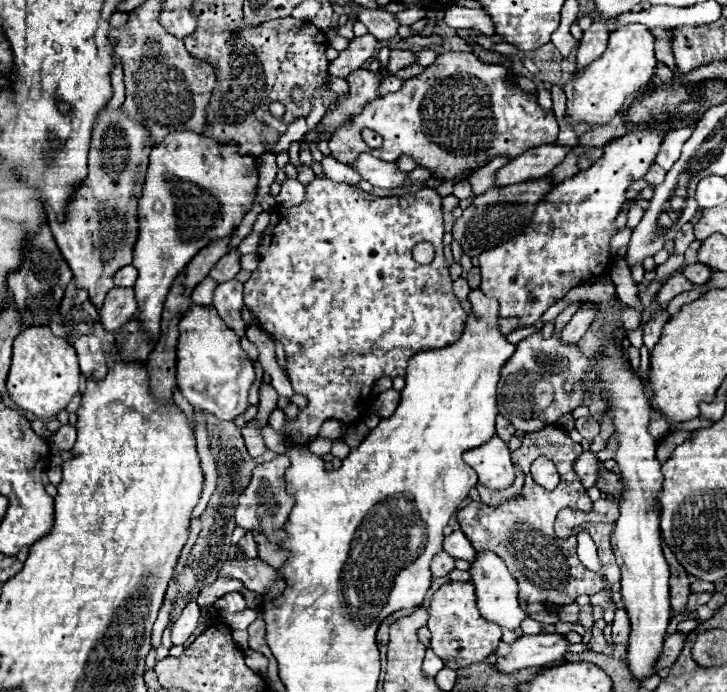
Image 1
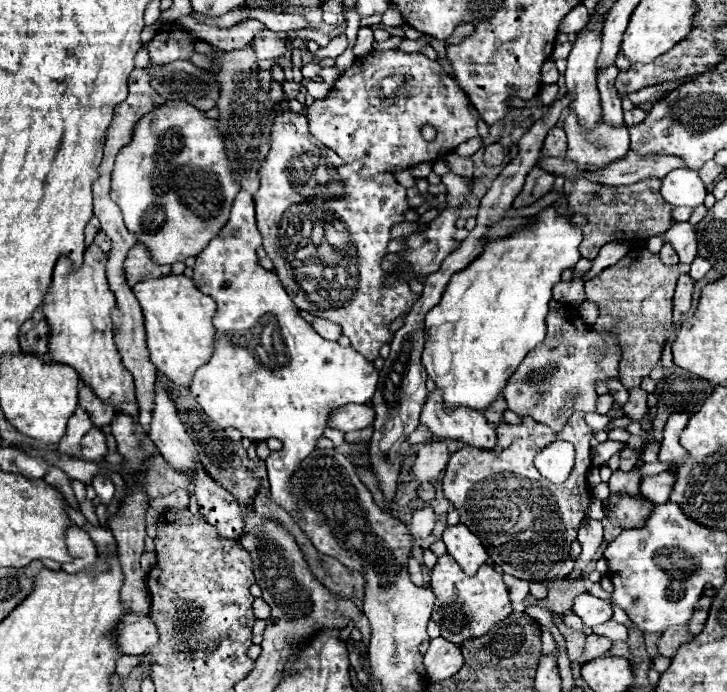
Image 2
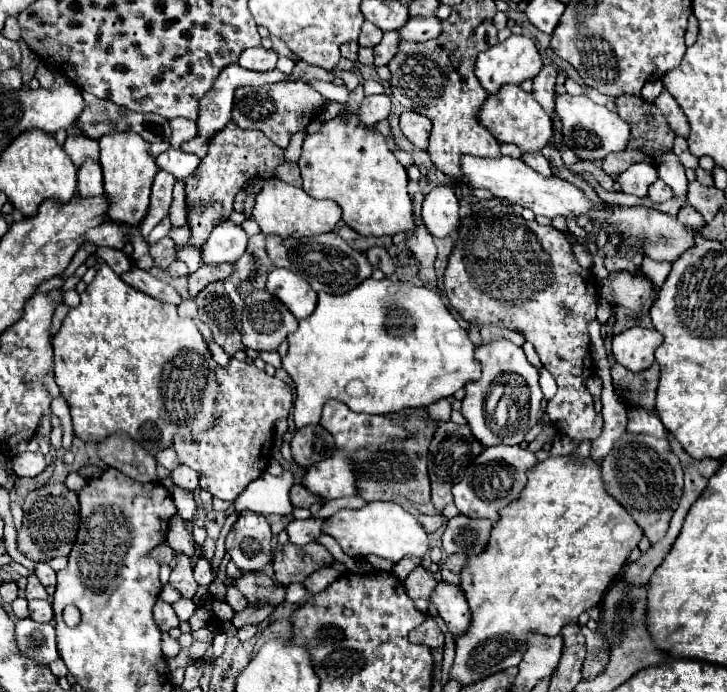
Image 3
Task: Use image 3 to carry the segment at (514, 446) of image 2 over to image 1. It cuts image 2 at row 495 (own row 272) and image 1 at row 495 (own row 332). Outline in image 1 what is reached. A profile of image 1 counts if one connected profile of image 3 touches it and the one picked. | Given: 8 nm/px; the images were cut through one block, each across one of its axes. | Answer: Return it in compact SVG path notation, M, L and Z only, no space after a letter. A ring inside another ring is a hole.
M546 426L538 432L528 432L522 440L522 446L514 450L514 460L520 464L520 468L526 474L526 482L522 488L520 498L514 498L506 502L500 508L490 508L482 502L470 502L466 508L458 512L458 524L460 530L470 538L472 546L482 552L490 550L496 556L500 556L512 576L518 580L518 600L524 602L538 602L546 608L554 606L568 606L574 604L578 596L582 594L594 594L612 586L614 582L620 582L620 568L616 564L616 558L610 550L610 536L614 524L588 524L588 532L598 548L600 556L600 572L592 572L576 556L576 536L570 536L568 540L556 538L554 534L554 520L556 514L562 508L574 508L582 512L592 510L592 500L586 494L586 488L578 480L576 472L572 470L574 460L582 454L582 446L572 442L570 436L556 426ZM538 456L550 456L550 460L556 464L560 472L560 484L556 490L544 490L530 478L530 464Z

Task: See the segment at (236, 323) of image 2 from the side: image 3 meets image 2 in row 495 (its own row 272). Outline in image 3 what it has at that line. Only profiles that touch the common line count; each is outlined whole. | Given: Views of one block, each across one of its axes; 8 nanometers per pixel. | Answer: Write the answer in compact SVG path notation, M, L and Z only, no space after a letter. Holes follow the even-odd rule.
M274 268L268 276L266 290L276 296L298 320L310 316L316 308L316 292L312 286L290 270Z

